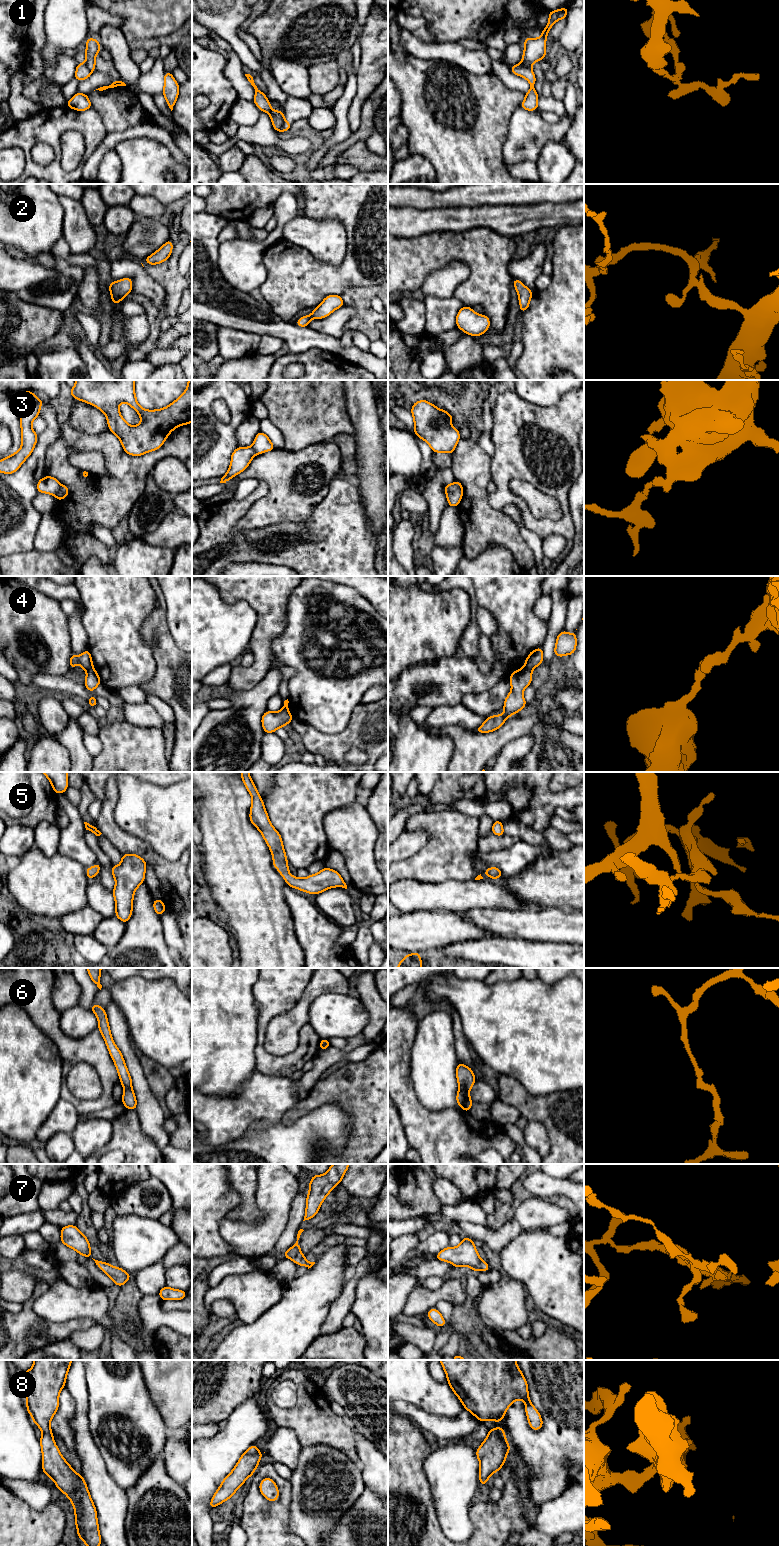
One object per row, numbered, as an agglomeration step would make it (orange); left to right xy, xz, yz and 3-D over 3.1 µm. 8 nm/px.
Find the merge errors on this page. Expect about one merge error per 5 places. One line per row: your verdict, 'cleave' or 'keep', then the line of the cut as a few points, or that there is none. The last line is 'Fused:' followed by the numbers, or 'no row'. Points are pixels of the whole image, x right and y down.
1: cleave; cut in xz along (285, 120), (281, 130)
2: keep; no cut
3: cleave; cut in xy along (60, 485), (54, 495)
4: cleave; cut in yz along (524, 667), (531, 670)
5: keep; no cut
6: cleave; cut in yz along (459, 1088), (468, 1091)
7: keep; no cut
8: keep; no cut
Fused: 1, 3, 4, 6

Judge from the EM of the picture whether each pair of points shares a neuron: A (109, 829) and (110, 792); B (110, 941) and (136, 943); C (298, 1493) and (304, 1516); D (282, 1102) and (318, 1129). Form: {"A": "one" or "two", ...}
{"A": "one", "B": "two", "C": "one", "D": "two"}

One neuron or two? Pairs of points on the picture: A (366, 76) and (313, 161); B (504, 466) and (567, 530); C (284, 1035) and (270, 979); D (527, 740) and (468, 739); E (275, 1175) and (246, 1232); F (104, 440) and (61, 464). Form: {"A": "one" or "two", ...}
{"A": "two", "B": "one", "C": "two", "D": "two", "E": "one", "F": "one"}

